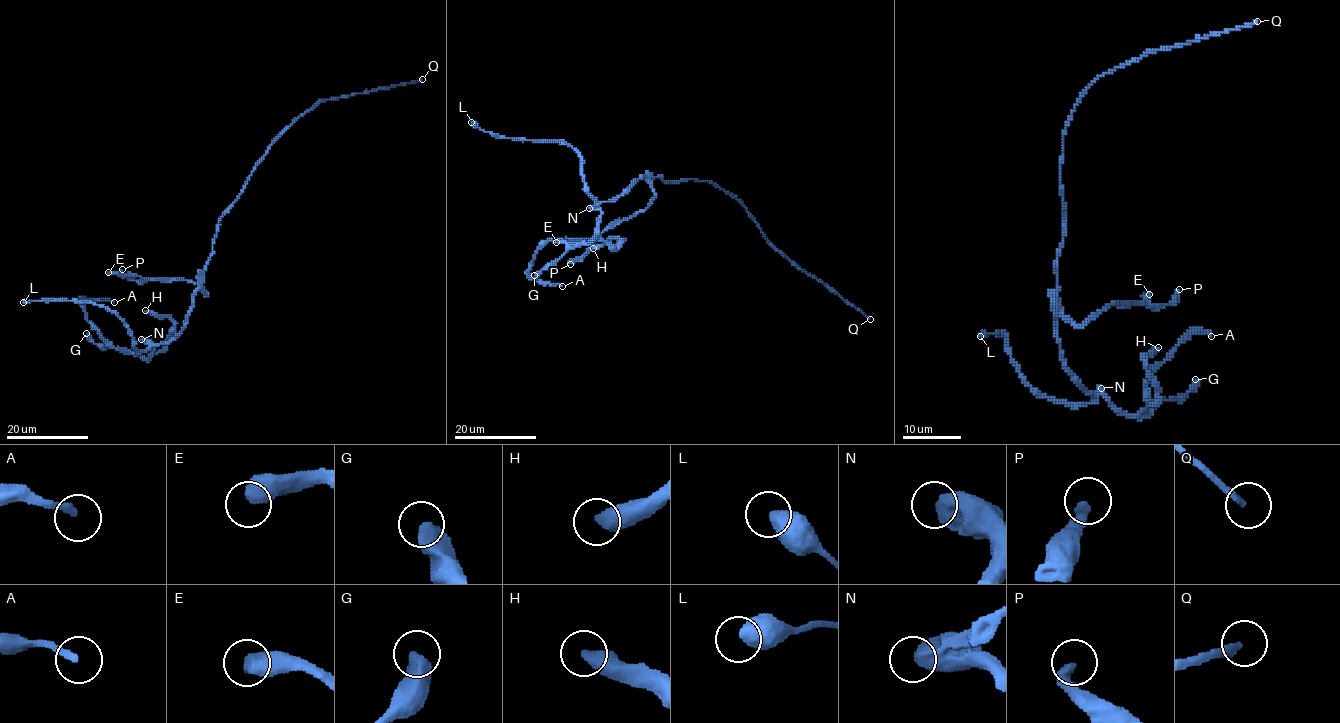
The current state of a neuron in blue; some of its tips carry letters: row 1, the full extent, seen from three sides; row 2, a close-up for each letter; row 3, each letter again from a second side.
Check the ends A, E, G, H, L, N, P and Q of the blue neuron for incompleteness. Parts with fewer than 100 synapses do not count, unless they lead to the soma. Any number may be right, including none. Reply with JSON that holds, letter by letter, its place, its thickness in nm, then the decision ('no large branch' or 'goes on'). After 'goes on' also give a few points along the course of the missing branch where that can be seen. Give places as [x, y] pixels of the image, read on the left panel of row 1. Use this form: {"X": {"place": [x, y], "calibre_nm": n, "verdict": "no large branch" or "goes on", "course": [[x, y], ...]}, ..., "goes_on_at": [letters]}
{"A": {"place": [114, 302], "calibre_nm": 240, "verdict": "no large branch"}, "E": {"place": [108, 272], "calibre_nm": 550, "verdict": "no large branch"}, "G": {"place": [86, 333], "calibre_nm": 600, "verdict": "no large branch"}, "H": {"place": [145, 310], "calibre_nm": 480, "verdict": "no large branch"}, "L": {"place": [23, 302], "calibre_nm": 550, "verdict": "no large branch"}, "N": {"place": [141, 339], "calibre_nm": 650, "verdict": "no large branch"}, "P": {"place": [122, 269], "calibre_nm": 360, "verdict": "no large branch"}, "Q": {"place": [422, 79], "calibre_nm": 200, "verdict": "goes on"}, "goes_on_at": ["Q"]}

